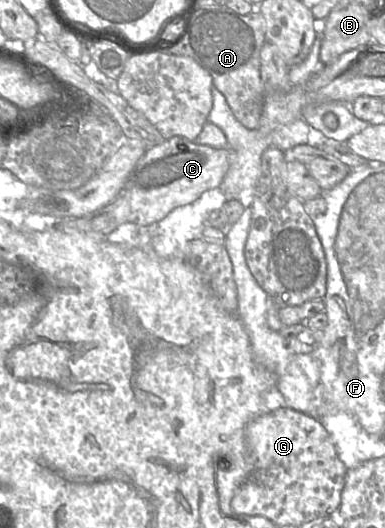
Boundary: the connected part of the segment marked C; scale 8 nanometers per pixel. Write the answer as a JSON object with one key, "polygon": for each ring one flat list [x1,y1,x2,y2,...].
{"polygon":[[172,137,147,148,139,159,119,195,108,203,117,225,132,222,146,226,165,218,177,207,190,204,205,191,221,185,230,165,229,148,200,145,181,137]]}

